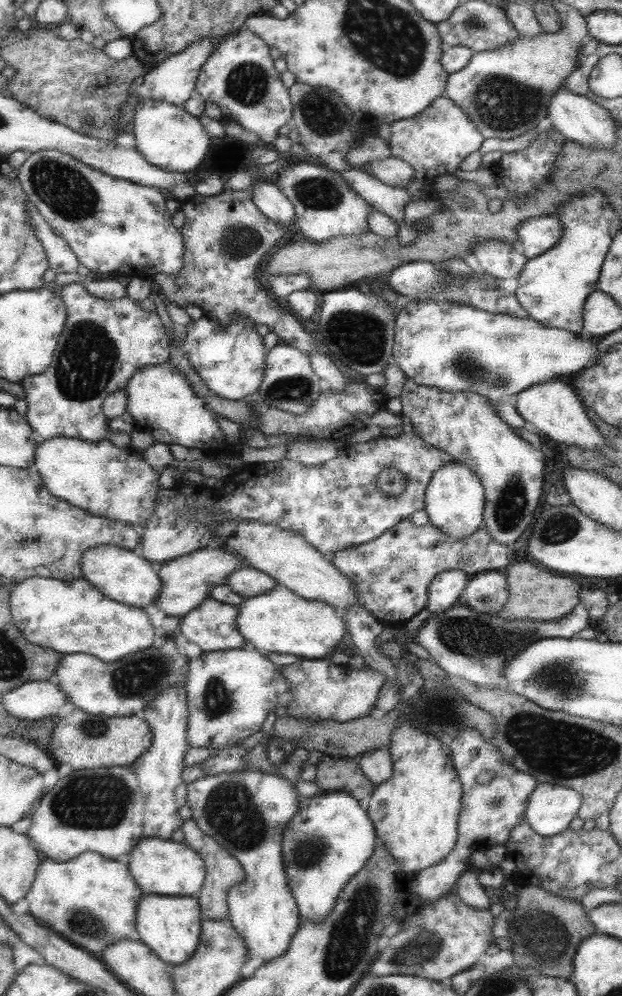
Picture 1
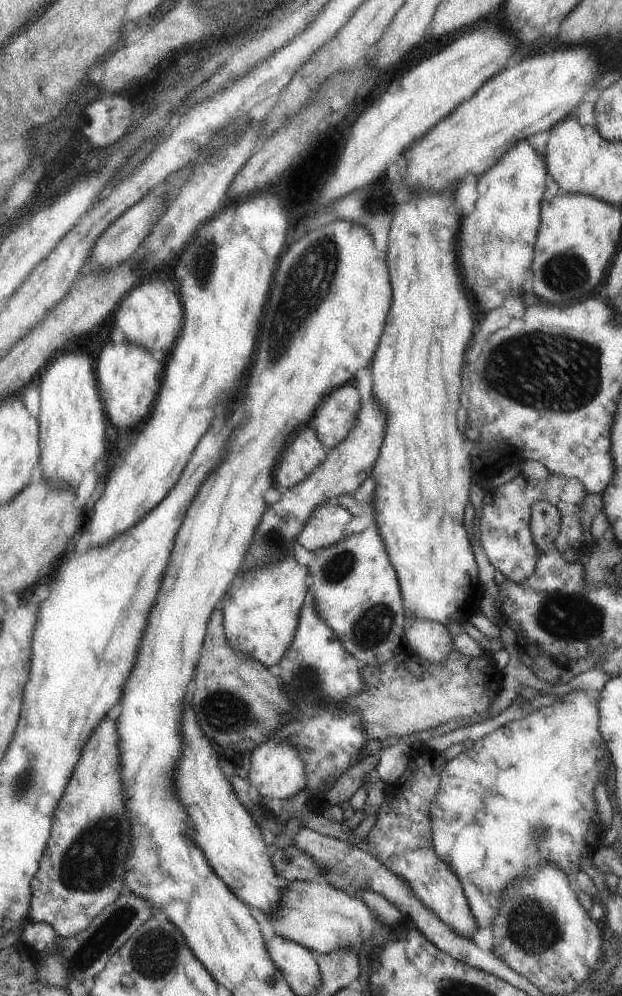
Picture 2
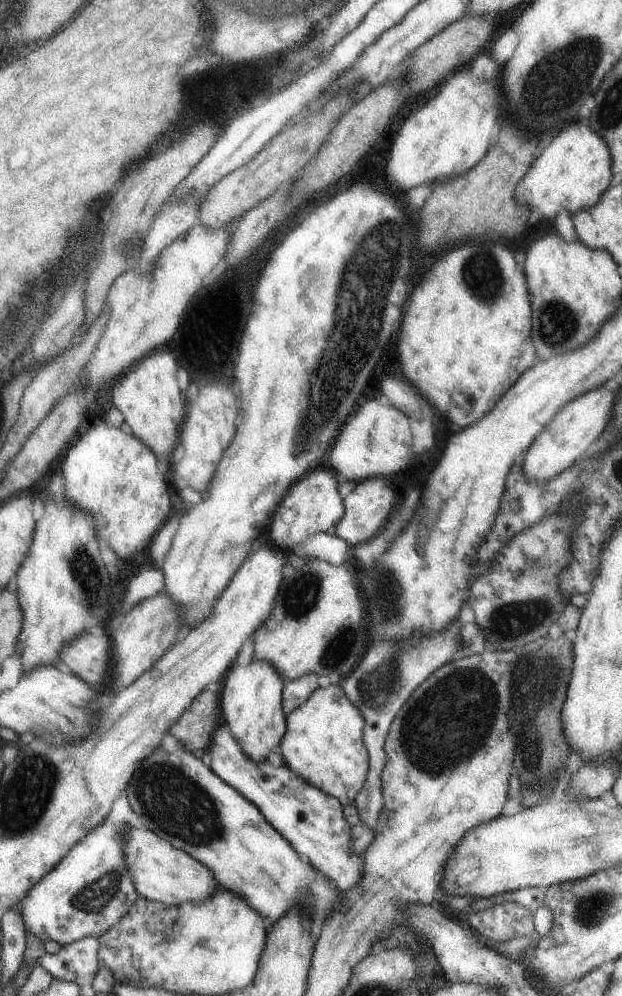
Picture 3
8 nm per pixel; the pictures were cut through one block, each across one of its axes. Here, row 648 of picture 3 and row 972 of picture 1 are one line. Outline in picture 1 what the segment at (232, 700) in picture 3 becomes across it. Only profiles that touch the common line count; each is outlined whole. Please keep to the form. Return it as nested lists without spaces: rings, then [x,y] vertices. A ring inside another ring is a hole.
[[[243,770],[201,776],[187,784],[185,806],[191,810],[191,820],[219,846],[233,854],[245,872],[243,882],[227,892],[227,920],[243,938],[247,948],[247,962],[241,966],[243,980],[251,978],[251,974],[267,962],[281,958],[301,924],[297,904],[287,888],[281,860],[283,832],[303,802],[293,790],[295,786],[277,776],[275,770],[271,774]]]

